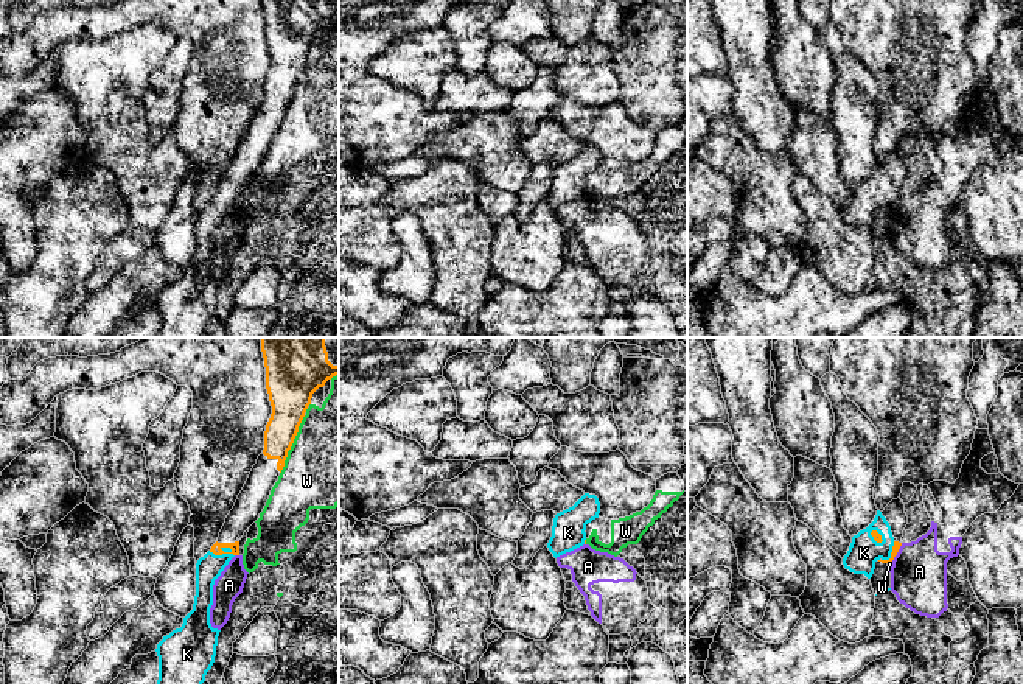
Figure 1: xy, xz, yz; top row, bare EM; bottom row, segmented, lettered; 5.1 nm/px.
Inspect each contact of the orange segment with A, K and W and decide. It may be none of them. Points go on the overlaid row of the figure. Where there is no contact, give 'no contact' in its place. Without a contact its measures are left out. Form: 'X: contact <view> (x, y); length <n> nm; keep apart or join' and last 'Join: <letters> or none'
A: contact yz (897, 551); length 110 nm; keep apart
K: contact xy (221, 554); length 140 nm; join
W: contact xy (291, 445); length 340 nm; keep apart
Join: K

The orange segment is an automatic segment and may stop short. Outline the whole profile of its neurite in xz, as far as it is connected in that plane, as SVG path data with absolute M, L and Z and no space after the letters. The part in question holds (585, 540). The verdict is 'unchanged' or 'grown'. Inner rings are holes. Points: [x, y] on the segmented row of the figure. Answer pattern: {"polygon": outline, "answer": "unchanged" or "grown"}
{"polygon": "M585 493L572 507L553 518L552 537L547 543L553 557L560 557L586 544L586 524L599 518L600 502L595 495Z", "answer": "grown"}

